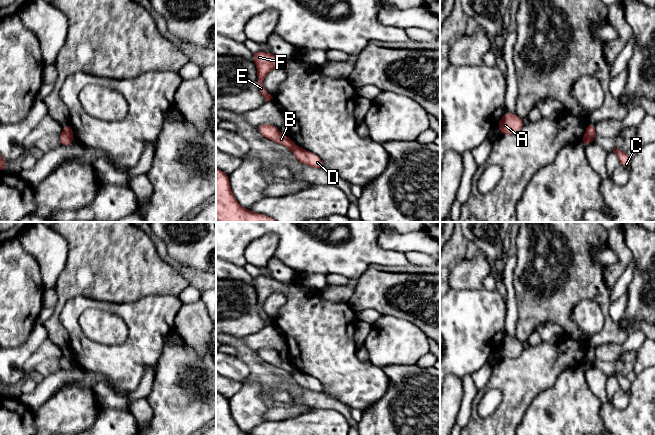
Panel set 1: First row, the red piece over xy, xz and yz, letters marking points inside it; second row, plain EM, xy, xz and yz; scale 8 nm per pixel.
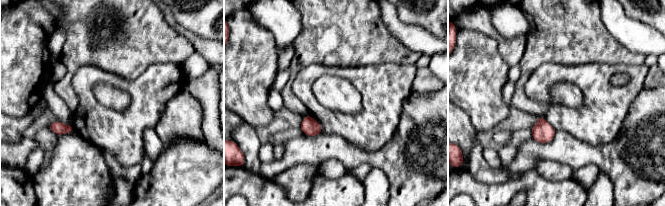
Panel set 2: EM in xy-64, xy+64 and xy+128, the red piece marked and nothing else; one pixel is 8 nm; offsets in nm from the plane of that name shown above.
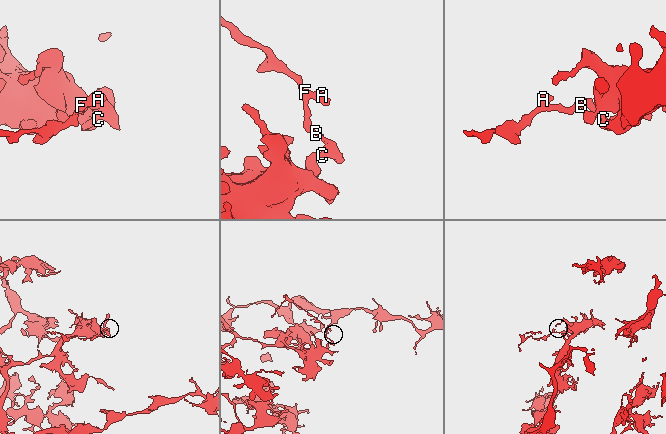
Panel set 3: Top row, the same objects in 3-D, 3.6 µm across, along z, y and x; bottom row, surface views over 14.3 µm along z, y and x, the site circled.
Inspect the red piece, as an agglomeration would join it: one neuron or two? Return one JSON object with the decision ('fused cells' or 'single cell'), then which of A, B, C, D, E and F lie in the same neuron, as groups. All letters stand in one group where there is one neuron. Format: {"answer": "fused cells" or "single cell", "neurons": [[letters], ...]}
{"answer": "fused cells", "neurons": [["A", "B", "E", "F"], ["C", "D"]]}

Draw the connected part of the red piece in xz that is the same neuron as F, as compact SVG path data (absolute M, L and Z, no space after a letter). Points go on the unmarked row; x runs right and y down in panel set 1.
M260 274L253 277L252 283L257 291L258 313L262 320L264 321L265 326L268 326L269 324L273 323L273 321L268 317L268 315L264 311L263 303L268 299L270 294L273 292L280 292L283 293L284 295L287 295L289 287L286 283L277 281L271 277L262 276Z

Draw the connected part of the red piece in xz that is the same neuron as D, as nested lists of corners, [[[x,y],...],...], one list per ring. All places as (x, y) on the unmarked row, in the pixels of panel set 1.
[[[297,369],[292,370],[290,374],[299,386],[312,392],[323,392],[322,384],[316,378],[307,375]]]

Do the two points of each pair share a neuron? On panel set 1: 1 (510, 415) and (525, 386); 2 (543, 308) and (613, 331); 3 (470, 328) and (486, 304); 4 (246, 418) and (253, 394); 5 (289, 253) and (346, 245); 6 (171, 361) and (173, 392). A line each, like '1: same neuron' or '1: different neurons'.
1: same neuron
2: same neuron
3: same neuron
4: same neuron
5: same neuron
6: same neuron

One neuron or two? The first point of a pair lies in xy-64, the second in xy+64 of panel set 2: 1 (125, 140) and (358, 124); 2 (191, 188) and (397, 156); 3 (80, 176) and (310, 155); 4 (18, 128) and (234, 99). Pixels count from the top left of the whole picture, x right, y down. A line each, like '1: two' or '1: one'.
1: one
2: one
3: two
4: two

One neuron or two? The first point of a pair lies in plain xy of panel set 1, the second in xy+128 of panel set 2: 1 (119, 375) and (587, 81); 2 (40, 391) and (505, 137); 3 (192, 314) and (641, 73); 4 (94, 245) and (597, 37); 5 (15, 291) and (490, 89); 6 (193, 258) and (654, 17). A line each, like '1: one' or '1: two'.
1: one
2: two
3: two
4: one
5: one
6: one

